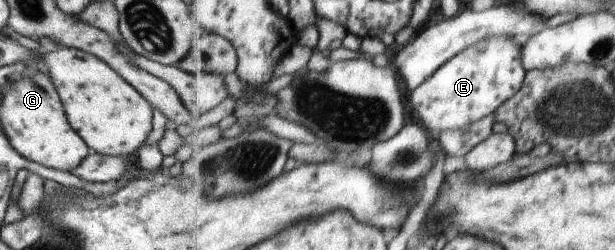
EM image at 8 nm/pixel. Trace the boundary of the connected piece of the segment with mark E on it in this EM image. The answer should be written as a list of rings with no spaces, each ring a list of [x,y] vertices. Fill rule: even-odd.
[[[494,36],[467,47],[449,59],[430,79],[410,94],[412,109],[416,111],[423,125],[435,136],[444,130],[466,128],[467,125],[491,116],[504,101],[514,97],[524,85],[527,69],[523,65],[523,45],[518,45],[512,36]]]

